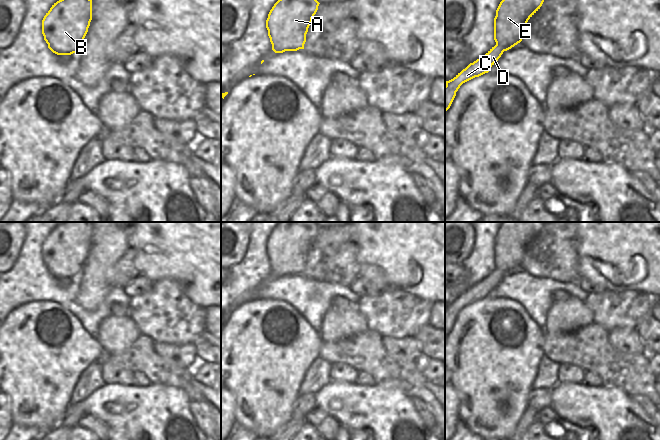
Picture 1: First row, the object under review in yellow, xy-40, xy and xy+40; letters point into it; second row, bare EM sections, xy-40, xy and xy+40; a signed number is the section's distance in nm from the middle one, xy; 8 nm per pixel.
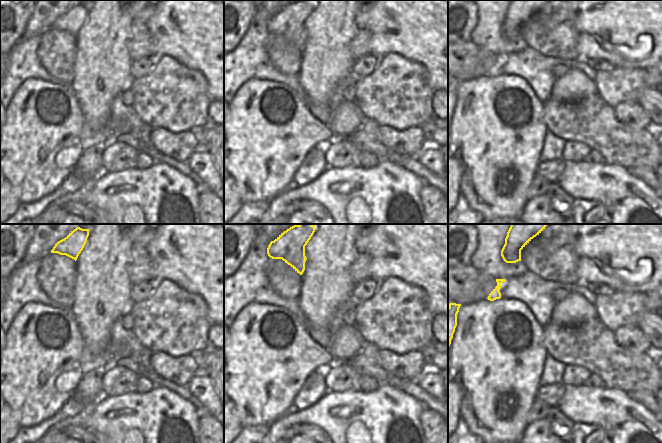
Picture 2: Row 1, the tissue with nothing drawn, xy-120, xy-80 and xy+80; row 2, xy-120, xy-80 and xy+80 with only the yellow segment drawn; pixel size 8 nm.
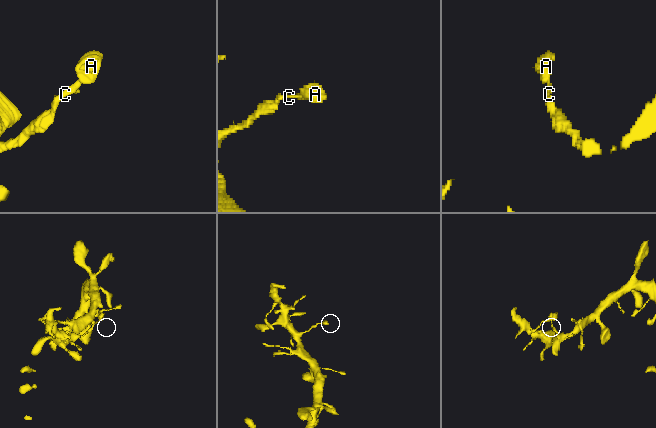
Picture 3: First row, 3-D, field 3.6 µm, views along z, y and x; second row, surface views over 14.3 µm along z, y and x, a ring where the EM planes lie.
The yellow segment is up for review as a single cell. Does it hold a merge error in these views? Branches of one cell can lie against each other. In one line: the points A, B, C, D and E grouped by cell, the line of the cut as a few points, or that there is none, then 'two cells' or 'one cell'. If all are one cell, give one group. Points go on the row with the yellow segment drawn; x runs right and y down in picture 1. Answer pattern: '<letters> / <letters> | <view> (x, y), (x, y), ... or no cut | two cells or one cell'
A B C D E | no cut | one cell

